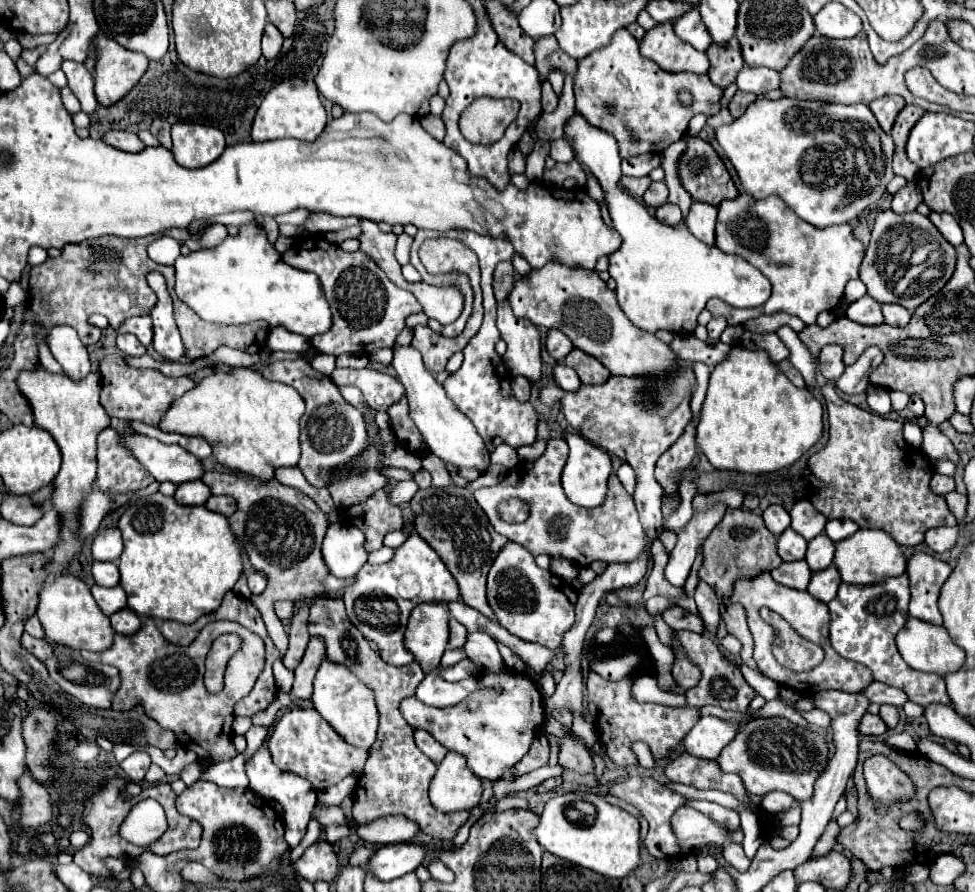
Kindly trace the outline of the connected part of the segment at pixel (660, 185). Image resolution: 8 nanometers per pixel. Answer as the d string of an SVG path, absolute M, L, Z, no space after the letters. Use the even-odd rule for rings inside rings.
M653 182L651 188L645 192L643 200L647 206L651 208L659 208L667 202L667 196L669 196L669 190L667 190L667 184L665 182Z

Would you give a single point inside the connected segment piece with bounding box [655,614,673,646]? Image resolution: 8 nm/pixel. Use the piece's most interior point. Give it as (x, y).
(663, 630)

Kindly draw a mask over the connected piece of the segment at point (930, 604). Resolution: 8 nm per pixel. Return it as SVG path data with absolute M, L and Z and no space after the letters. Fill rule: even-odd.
M915 554L909 558L907 574L911 580L909 614L923 622L943 626L941 612L937 608L937 598L941 586L951 574L951 566L929 554Z

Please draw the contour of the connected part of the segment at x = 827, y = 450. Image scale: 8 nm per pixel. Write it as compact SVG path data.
M833 384L823 386L823 396L827 400L827 414L829 414L829 438L825 448L809 458L811 474L825 484L821 490L811 490L809 494L809 502L815 506L815 510L825 514L829 520L851 518L859 524L859 528L881 528L889 532L903 546L921 544L929 528L957 526L957 520L947 508L945 498L931 492L929 488L929 482L933 478L933 466L929 458L919 448L913 448L903 440L899 420L881 418L849 402L843 402L835 394Z

